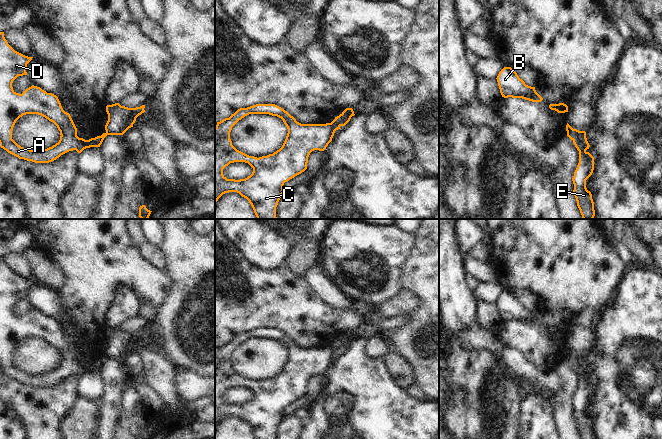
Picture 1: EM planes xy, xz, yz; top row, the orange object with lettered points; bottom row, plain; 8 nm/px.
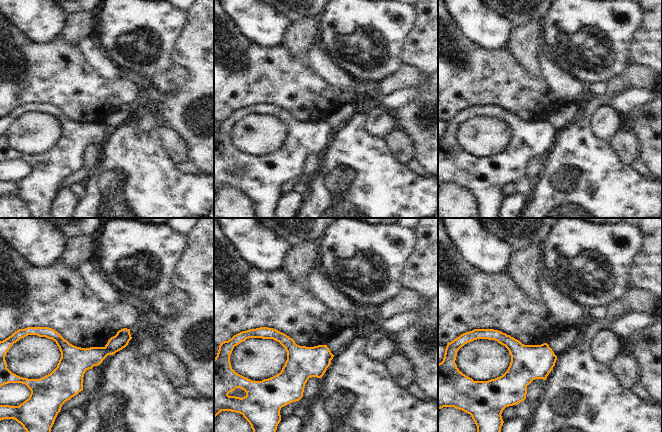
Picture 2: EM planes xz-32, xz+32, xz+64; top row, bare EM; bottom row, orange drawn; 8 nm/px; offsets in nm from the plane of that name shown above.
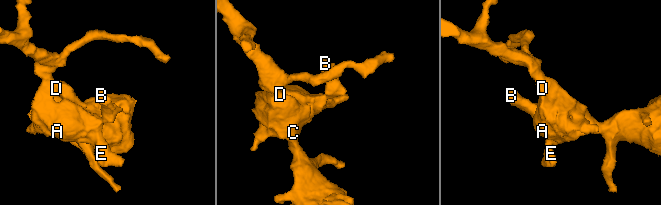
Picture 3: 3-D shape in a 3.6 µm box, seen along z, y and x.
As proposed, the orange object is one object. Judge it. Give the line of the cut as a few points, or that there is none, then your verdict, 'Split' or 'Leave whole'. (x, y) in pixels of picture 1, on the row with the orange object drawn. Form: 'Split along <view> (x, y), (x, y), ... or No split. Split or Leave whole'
Split along xz (330, 123), (335, 130). Split

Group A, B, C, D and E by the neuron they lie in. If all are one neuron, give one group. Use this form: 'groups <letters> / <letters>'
groups A C D E / B

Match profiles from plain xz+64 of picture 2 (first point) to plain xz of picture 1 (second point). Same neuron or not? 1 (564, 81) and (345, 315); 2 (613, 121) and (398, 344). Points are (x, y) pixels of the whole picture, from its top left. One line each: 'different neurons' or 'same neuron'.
1: different neurons
2: different neurons

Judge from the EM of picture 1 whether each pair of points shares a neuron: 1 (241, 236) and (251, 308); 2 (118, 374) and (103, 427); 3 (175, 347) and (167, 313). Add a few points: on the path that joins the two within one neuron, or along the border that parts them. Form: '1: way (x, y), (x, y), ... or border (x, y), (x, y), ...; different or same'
1: border (228, 239), (250, 262), (264, 269); different
2: way (113, 387), (109, 414); same
3: way (174, 339), (171, 321); same

